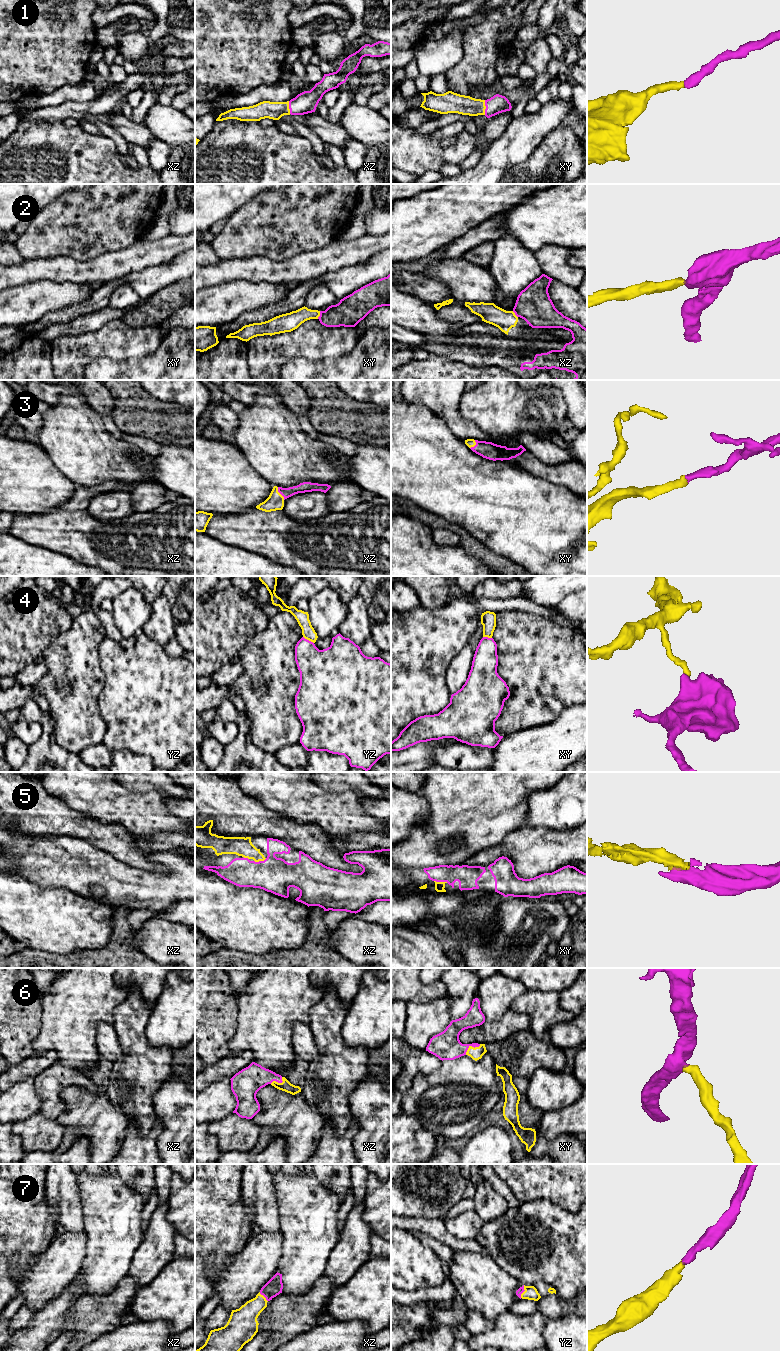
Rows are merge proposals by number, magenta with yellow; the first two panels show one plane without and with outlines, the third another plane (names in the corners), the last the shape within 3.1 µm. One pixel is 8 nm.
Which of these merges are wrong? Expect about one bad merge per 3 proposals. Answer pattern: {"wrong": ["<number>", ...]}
{"wrong": ["2", "4"]}

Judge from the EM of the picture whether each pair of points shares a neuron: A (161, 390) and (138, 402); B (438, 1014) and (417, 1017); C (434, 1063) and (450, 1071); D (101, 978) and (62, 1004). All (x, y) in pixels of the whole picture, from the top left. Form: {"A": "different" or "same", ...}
{"A": "different", "B": "same", "C": "different", "D": "same"}

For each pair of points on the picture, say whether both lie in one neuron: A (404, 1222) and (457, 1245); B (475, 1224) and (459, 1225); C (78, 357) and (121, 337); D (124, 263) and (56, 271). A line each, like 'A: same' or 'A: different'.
A: same
B: same
C: same
D: same

